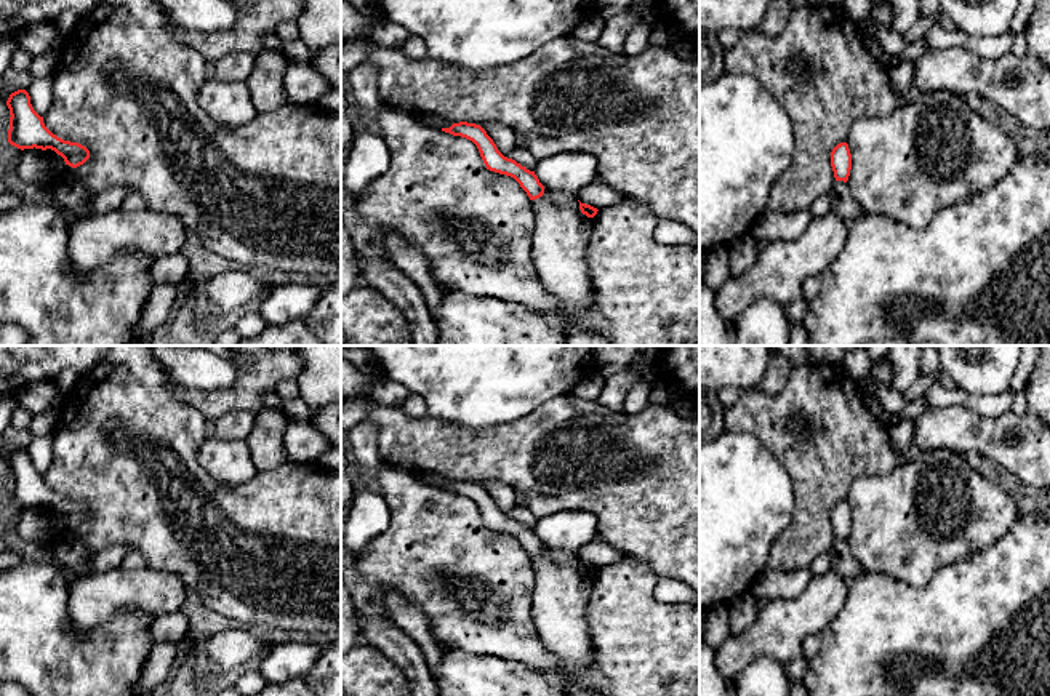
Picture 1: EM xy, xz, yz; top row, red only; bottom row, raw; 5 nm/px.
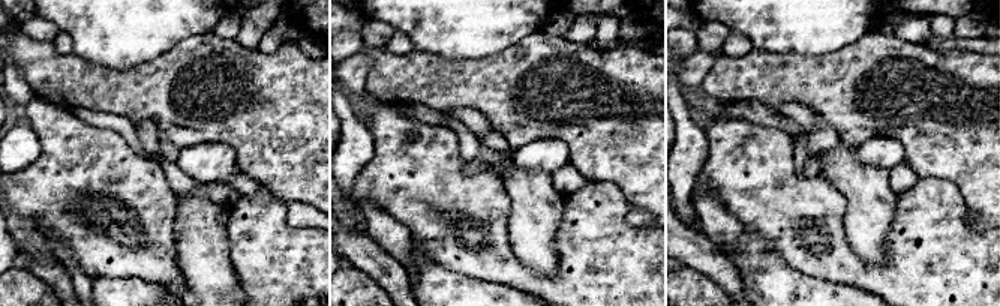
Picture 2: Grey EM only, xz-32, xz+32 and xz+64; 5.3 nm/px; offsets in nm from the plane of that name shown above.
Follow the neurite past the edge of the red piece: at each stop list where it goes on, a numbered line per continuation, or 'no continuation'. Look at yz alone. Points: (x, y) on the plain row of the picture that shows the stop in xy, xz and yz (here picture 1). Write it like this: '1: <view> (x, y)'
no continuation

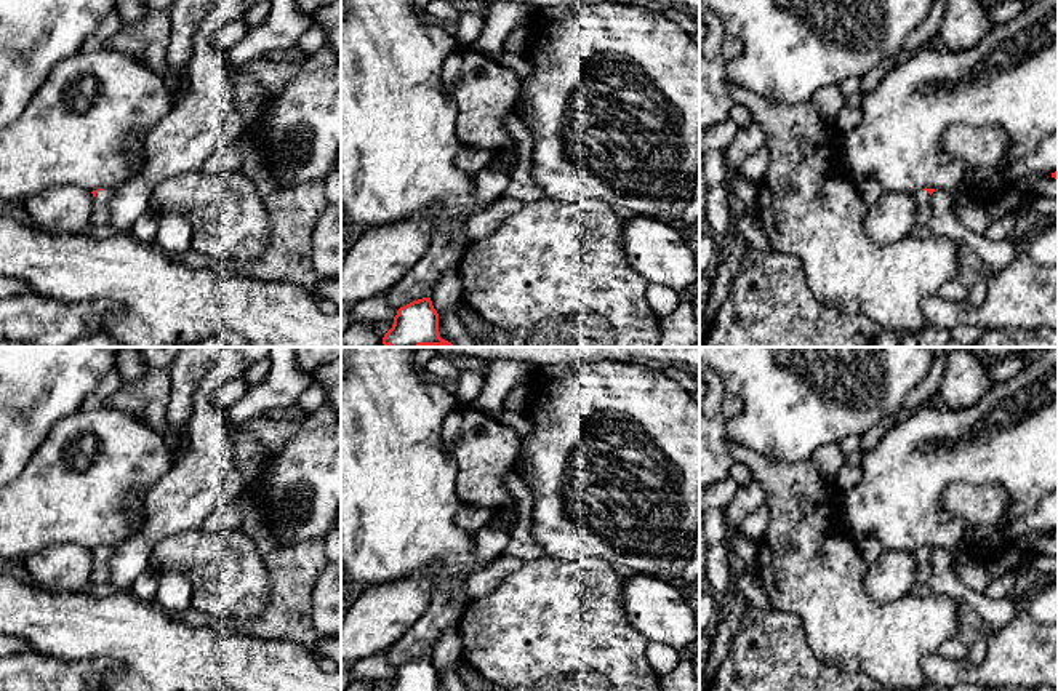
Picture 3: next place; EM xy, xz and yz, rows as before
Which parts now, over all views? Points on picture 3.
1: xy (103, 555)

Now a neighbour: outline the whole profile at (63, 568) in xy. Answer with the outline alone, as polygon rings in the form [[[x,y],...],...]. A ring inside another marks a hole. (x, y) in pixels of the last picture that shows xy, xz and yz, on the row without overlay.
[[[75,544],[54,545],[22,560],[30,581],[51,592],[85,592],[88,589],[94,555]]]

